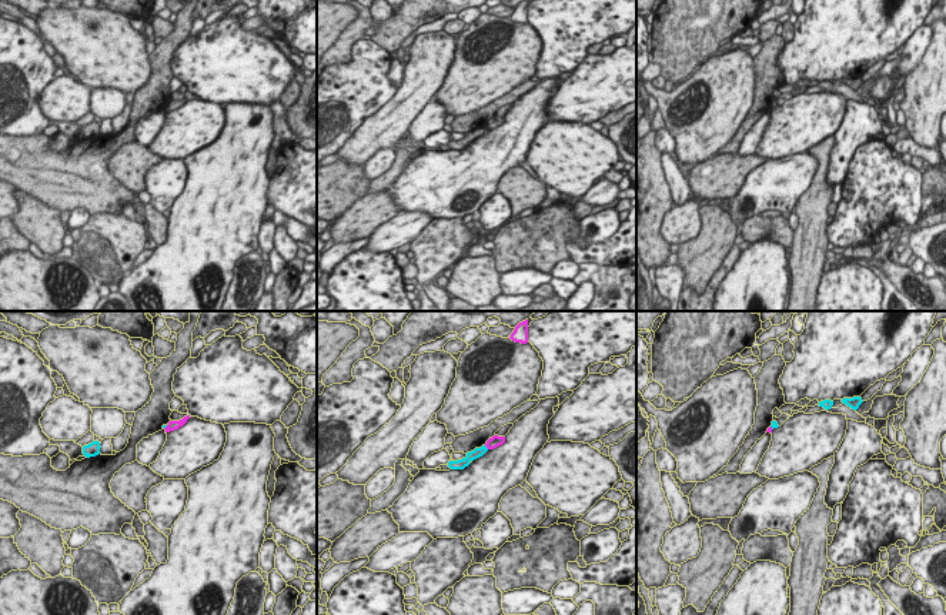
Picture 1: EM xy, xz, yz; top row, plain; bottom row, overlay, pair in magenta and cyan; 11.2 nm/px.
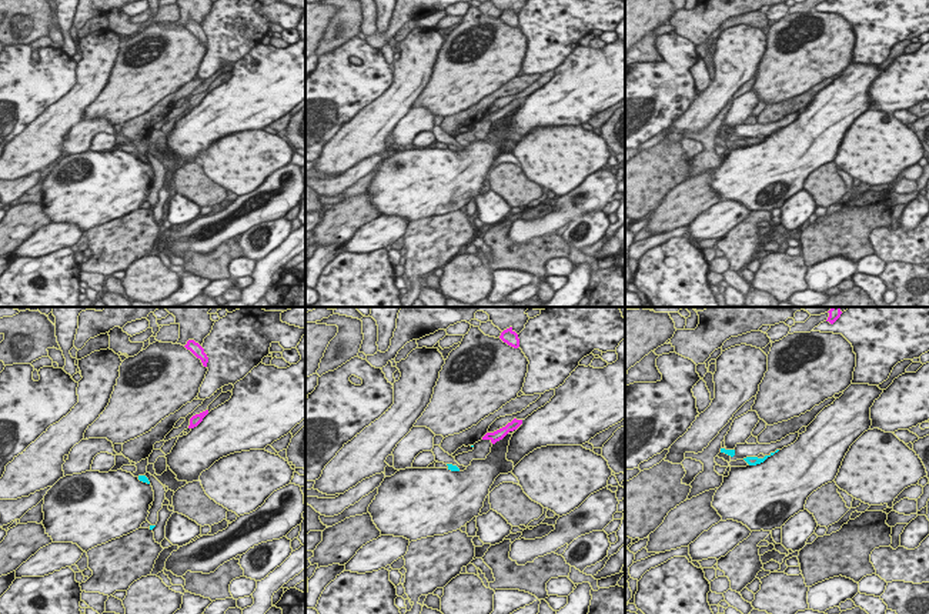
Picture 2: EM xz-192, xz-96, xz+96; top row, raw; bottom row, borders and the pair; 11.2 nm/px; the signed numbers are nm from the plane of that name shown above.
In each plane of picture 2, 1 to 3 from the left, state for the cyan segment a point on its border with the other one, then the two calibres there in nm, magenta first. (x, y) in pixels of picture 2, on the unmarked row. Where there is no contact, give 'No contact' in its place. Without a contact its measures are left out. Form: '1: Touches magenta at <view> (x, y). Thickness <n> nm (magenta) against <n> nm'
1: No contact
2: No contact
3: No contact

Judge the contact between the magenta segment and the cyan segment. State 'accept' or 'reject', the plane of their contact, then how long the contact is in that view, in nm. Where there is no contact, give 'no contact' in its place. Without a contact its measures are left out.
reject | xz | 70 nm

